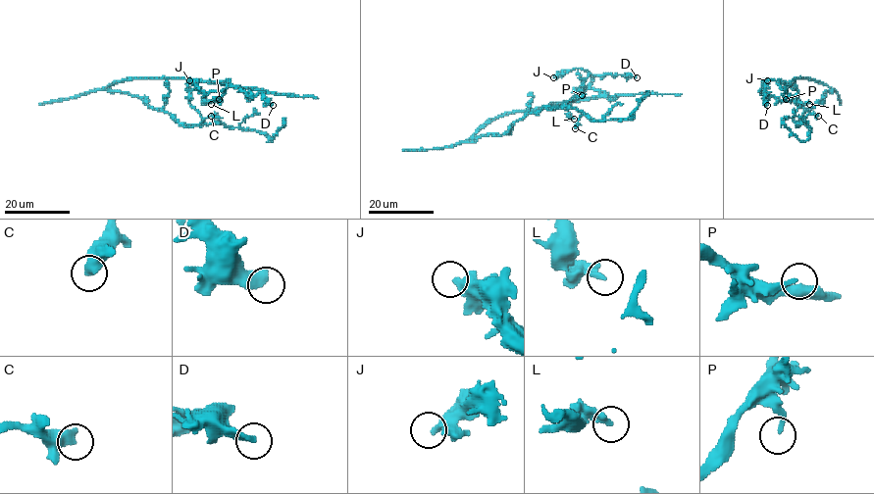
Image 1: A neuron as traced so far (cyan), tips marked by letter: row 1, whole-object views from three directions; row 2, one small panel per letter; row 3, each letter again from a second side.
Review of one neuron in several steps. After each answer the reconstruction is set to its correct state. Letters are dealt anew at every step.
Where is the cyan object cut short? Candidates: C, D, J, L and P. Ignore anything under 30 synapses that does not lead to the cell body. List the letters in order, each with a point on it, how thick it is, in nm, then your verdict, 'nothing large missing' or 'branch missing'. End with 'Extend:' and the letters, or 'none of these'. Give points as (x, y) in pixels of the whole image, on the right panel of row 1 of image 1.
C: place (818, 116); calibre 550 nm; nothing large missing
D: place (767, 105); calibre 400 nm; nothing large missing
J: place (767, 80); calibre 400 nm; nothing large missing
L: place (809, 104); calibre 300 nm; nothing large missing
P: place (786, 99); calibre 160 nm; nothing large missing
Extend: none of these

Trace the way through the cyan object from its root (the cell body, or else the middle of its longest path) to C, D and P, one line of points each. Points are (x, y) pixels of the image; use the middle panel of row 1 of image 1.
C: (535, 112), (549, 107), (577, 109), (582, 116), (575, 128)
D: (535, 112), (560, 107), (564, 103), (554, 110), (553, 103), (572, 101), (594, 76), (632, 74), (637, 77)
P: (535, 112), (564, 103), (554, 110), (553, 103), (572, 101), (590, 83), (590, 74), (582, 84), (582, 95)

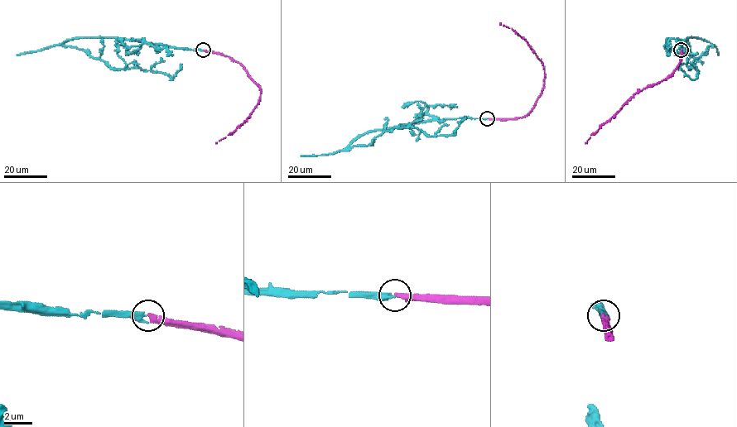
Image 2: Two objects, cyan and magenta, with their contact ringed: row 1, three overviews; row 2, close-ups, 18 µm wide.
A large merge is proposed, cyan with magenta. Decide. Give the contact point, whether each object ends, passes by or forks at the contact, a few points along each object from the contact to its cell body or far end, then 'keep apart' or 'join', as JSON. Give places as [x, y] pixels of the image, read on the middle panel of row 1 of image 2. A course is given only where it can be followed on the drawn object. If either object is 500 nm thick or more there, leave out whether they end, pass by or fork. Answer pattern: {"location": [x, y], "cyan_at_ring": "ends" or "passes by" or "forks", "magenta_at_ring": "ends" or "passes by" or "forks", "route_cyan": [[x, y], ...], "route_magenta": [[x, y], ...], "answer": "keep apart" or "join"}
{"location": [487, 118], "cyan_at_ring": "ends", "magenta_at_ring": "ends", "route_cyan": [[487, 118], [426, 121], [402, 124], [402, 129], [409, 124], [431, 136], [450, 136], [464, 116]], "route_magenta": [[487, 118], [523, 117], [532, 110], [544, 83], [542, 64], [527, 42], [511, 28], [499, 23]], "answer": "join"}

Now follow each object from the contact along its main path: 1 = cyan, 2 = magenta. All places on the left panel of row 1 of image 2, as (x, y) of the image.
1: (203, 50), (175, 48), (118, 39), (118, 55), (125, 67), (161, 72), (171, 79), (180, 69), (180, 64)
2: (203, 50), (230, 57), (260, 86), (258, 103), (250, 115), (233, 132), (215, 143)

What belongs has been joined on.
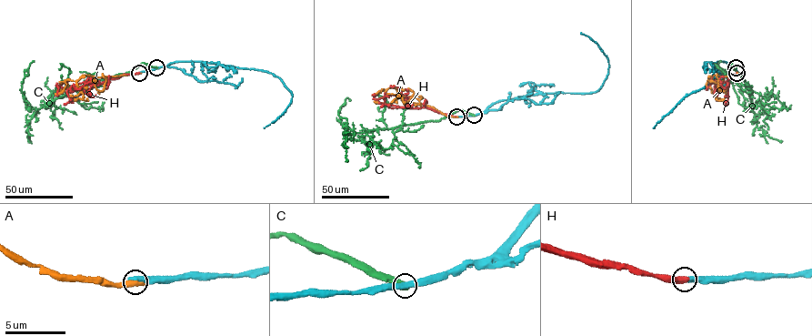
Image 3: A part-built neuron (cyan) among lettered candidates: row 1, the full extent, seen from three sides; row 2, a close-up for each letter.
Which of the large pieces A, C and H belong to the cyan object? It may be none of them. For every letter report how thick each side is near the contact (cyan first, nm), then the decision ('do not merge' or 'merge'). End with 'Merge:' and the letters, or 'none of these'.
A: 550/500 nm | do not merge
C: 440/600 nm | do not merge
H: 460/600 nm | merge
Merge: H

